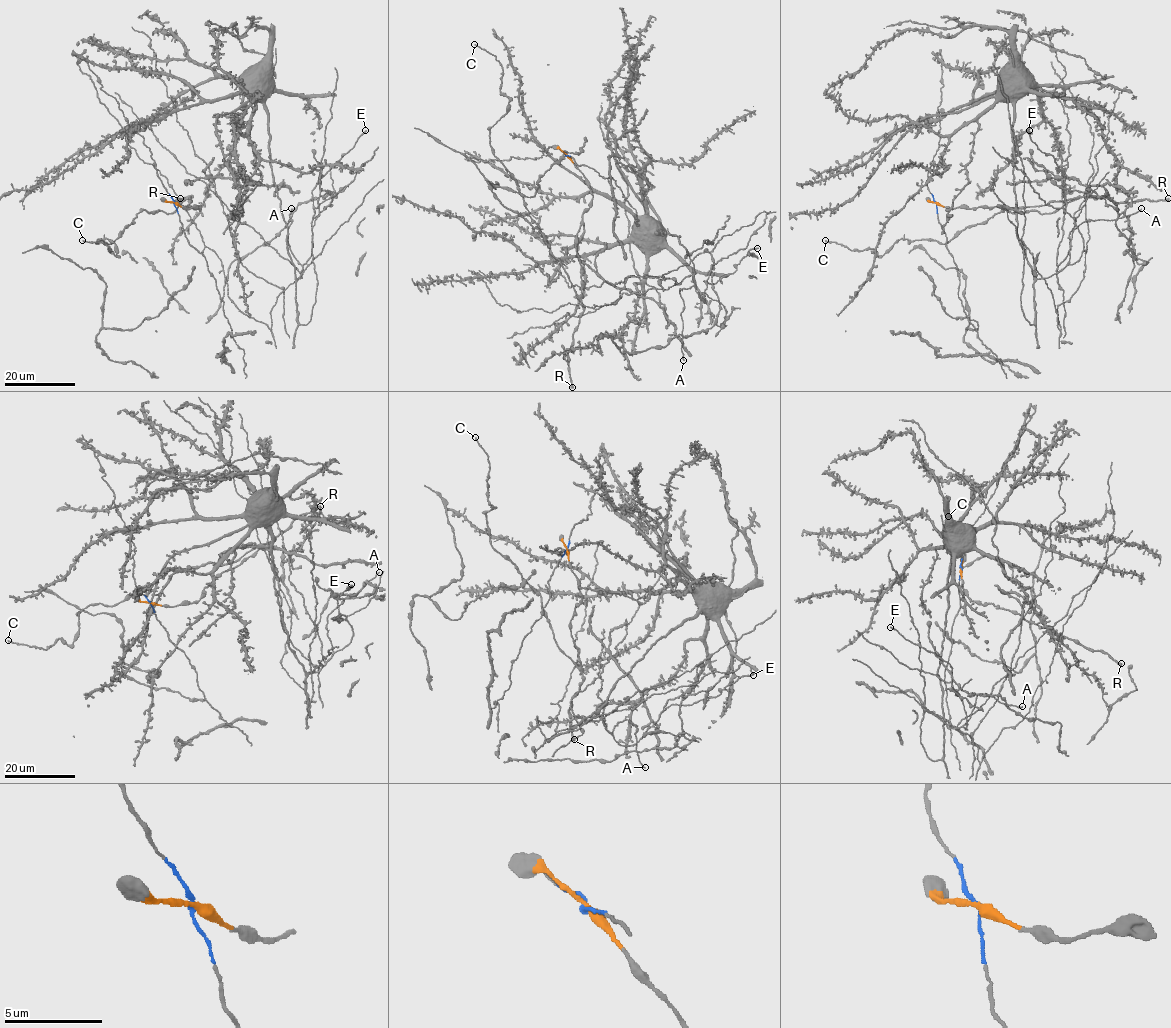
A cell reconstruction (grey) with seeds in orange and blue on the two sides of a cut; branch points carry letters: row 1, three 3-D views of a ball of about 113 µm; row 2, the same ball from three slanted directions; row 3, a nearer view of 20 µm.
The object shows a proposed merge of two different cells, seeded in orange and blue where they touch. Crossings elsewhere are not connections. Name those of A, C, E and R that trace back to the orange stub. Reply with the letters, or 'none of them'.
C, R

